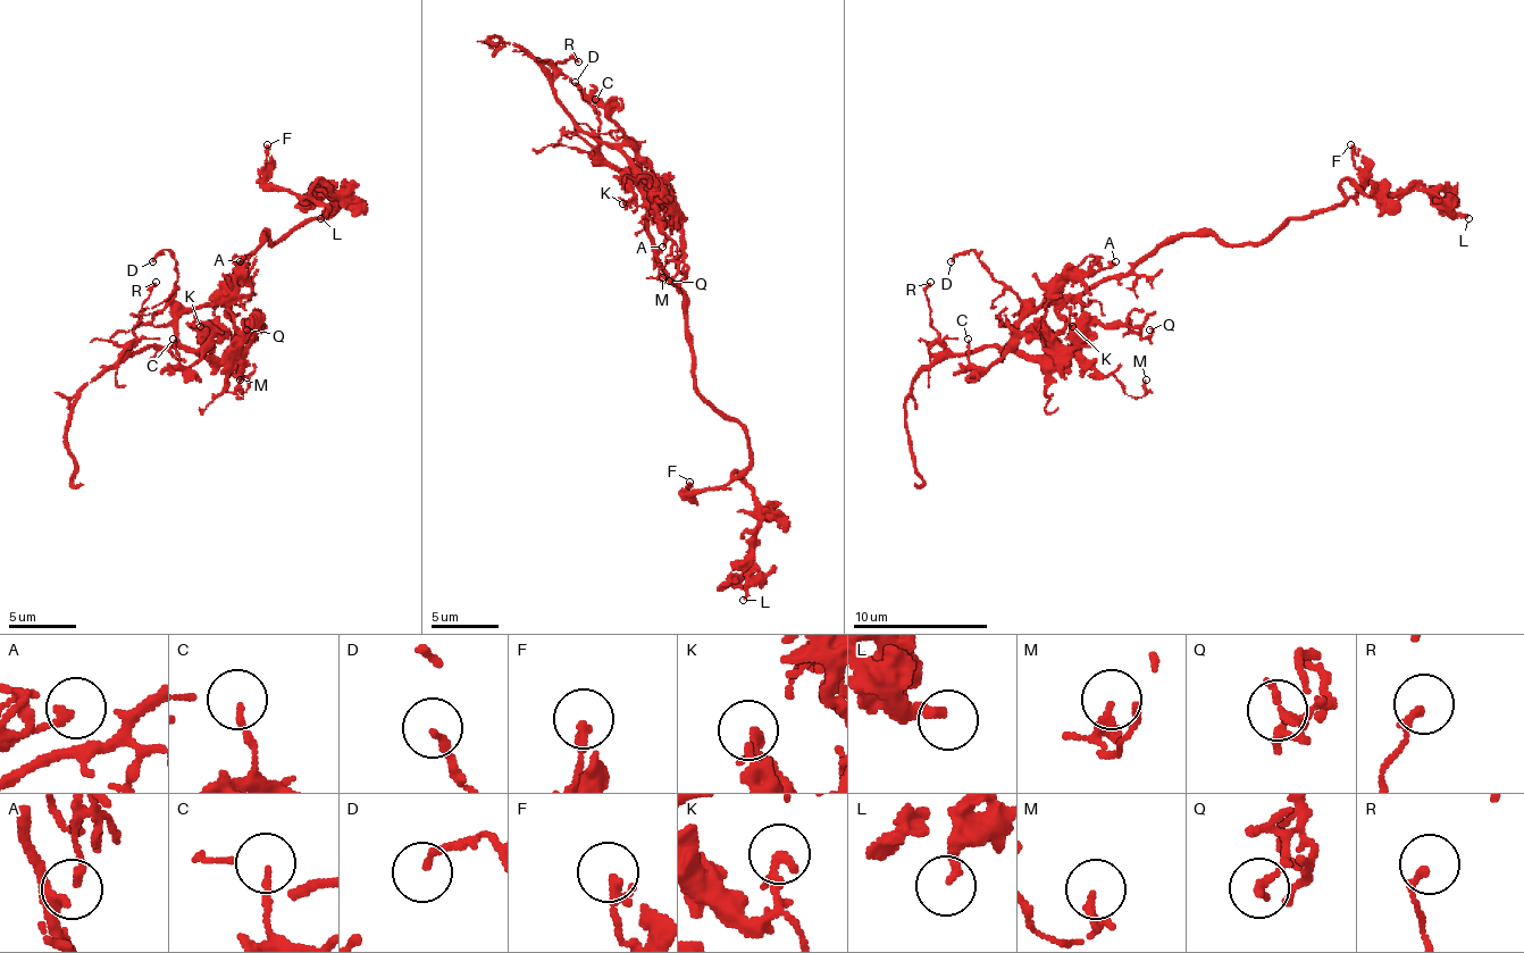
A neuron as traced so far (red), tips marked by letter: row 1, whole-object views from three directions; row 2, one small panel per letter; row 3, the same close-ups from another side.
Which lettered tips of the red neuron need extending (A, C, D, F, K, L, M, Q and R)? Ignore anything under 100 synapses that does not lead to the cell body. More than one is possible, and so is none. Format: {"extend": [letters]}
{"extend": []}

